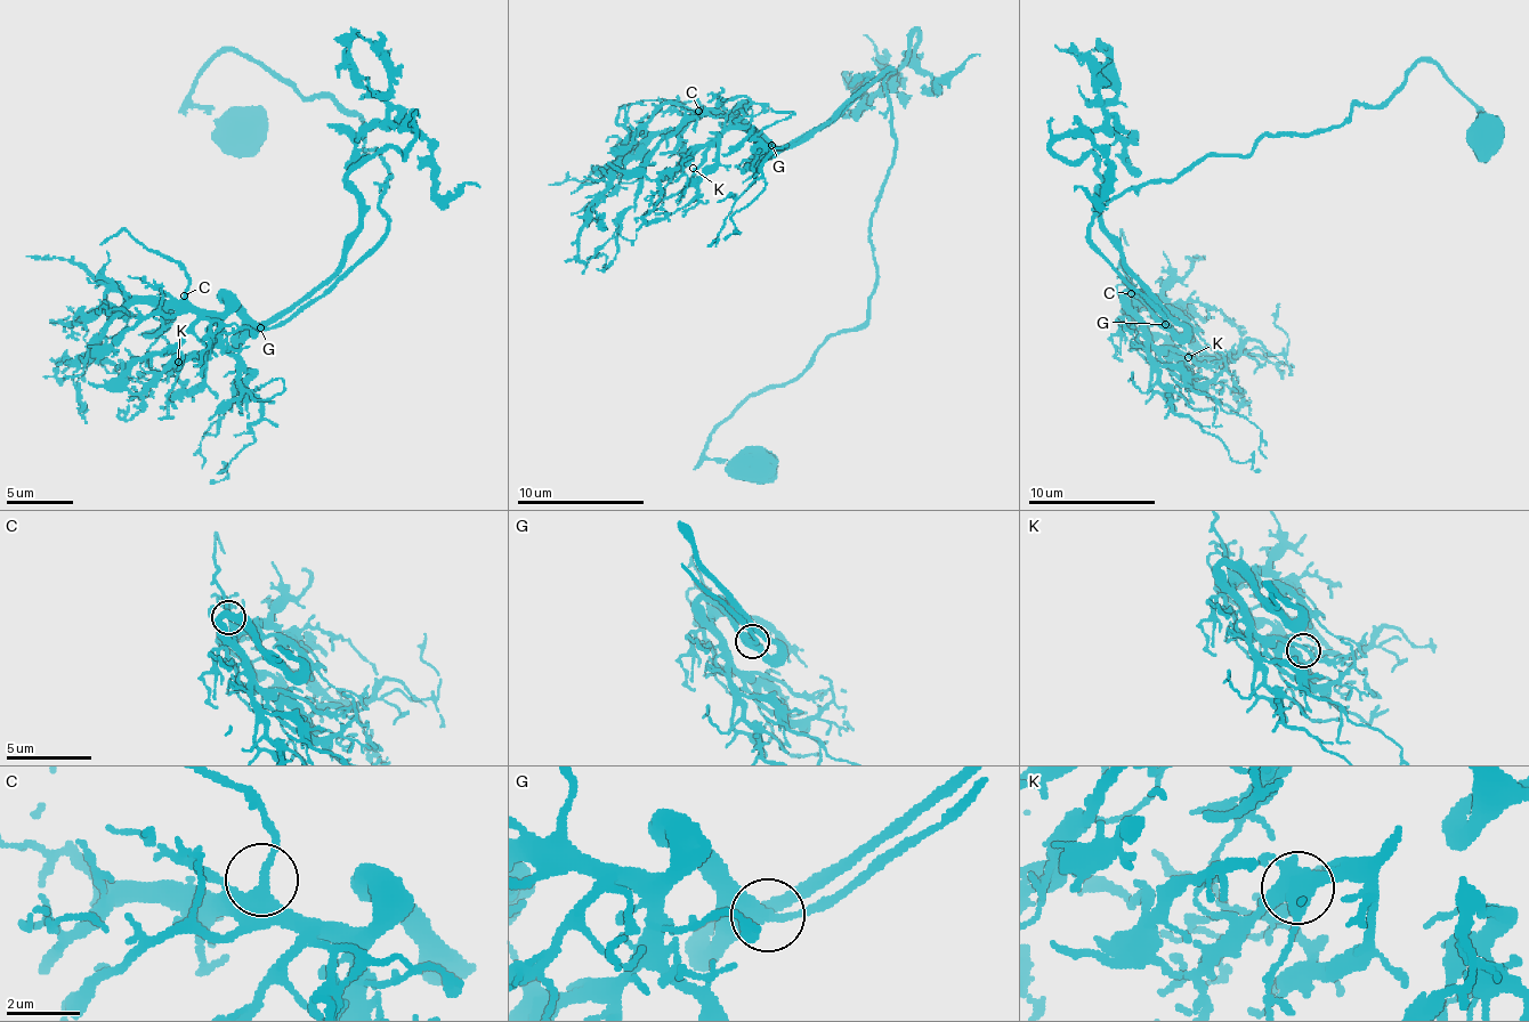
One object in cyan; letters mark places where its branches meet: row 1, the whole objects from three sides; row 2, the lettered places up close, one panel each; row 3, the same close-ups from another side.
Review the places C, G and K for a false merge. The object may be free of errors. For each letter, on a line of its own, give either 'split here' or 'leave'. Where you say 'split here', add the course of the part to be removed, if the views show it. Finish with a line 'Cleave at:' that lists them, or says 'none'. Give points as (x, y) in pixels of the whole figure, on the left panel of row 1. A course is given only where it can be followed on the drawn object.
C: leave
G: leave
K: leave
Cleave at: none

